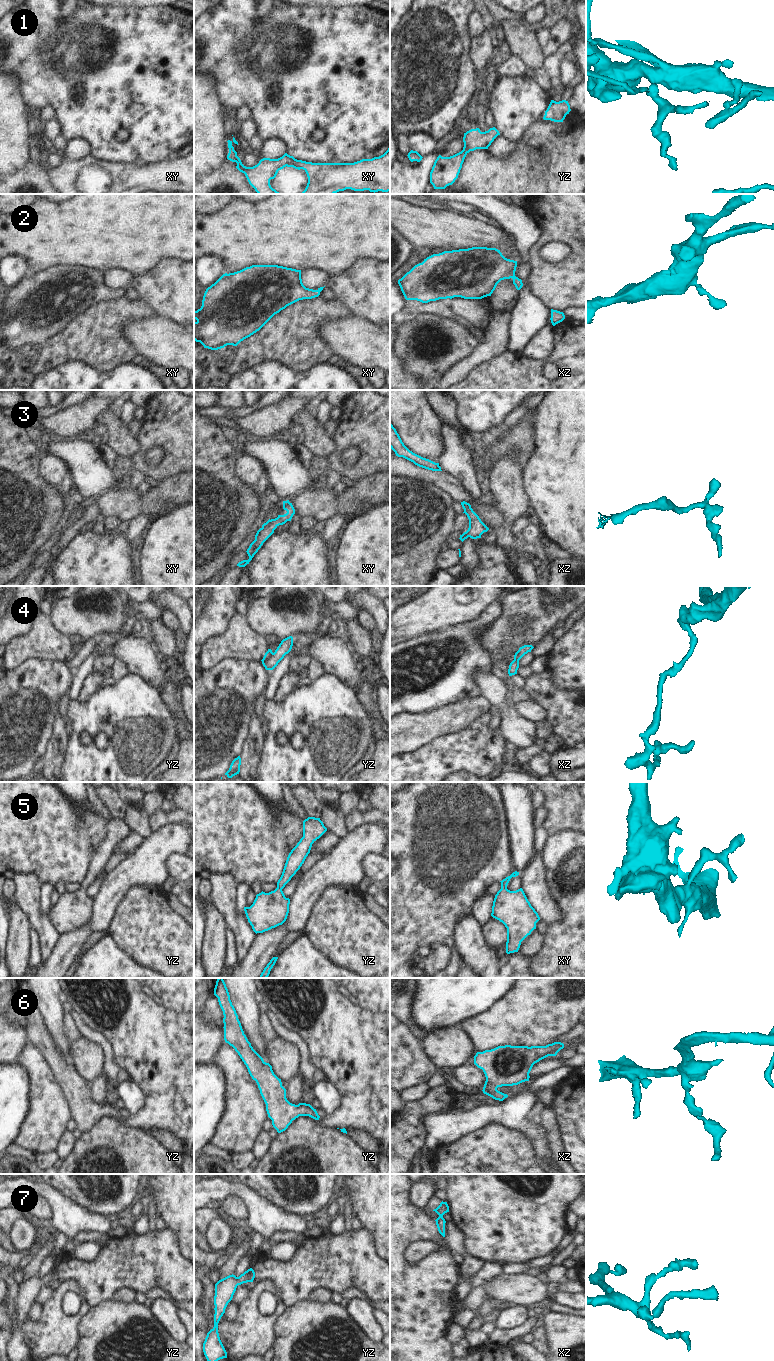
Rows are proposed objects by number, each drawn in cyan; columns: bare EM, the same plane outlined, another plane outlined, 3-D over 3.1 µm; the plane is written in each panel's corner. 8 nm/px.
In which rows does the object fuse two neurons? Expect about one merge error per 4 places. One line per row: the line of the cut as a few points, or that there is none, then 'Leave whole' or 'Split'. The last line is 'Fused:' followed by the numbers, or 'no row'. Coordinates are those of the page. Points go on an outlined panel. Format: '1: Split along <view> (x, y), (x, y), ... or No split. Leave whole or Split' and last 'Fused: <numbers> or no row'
1: No split. Leave whole
2: No split. Leave whole
3: No split. Leave whole
4: No split. Leave whole
5: No split. Leave whole
6: No split. Leave whole
7: No split. Leave whole
Fused: no row.

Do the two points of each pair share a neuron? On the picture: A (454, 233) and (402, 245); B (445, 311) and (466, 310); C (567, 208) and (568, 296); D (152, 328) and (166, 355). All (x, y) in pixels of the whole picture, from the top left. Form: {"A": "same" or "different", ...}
{"A": "different", "B": "different", "C": "same", "D": "same"}

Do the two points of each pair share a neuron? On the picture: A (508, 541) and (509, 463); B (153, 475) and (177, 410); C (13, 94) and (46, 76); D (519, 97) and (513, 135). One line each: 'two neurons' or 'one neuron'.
A: one neuron
B: one neuron
C: two neurons
D: one neuron

